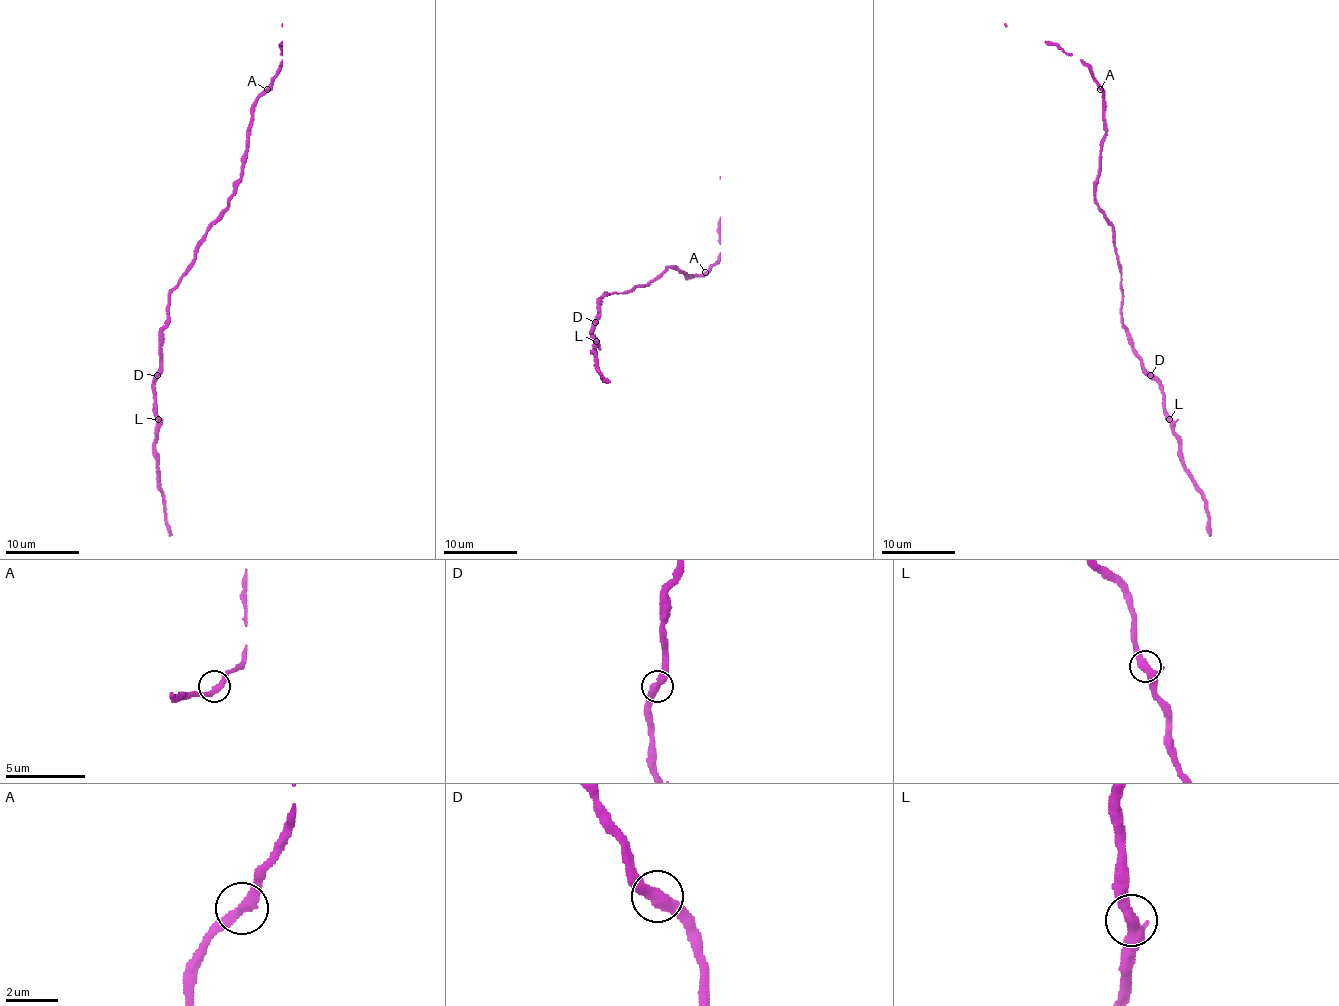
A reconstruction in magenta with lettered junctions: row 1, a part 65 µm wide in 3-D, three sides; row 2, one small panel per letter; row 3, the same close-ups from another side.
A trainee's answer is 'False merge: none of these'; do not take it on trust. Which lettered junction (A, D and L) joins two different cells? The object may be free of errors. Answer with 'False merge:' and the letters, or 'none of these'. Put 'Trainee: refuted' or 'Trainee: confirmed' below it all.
False merge: none of these
Trainee: confirmed

